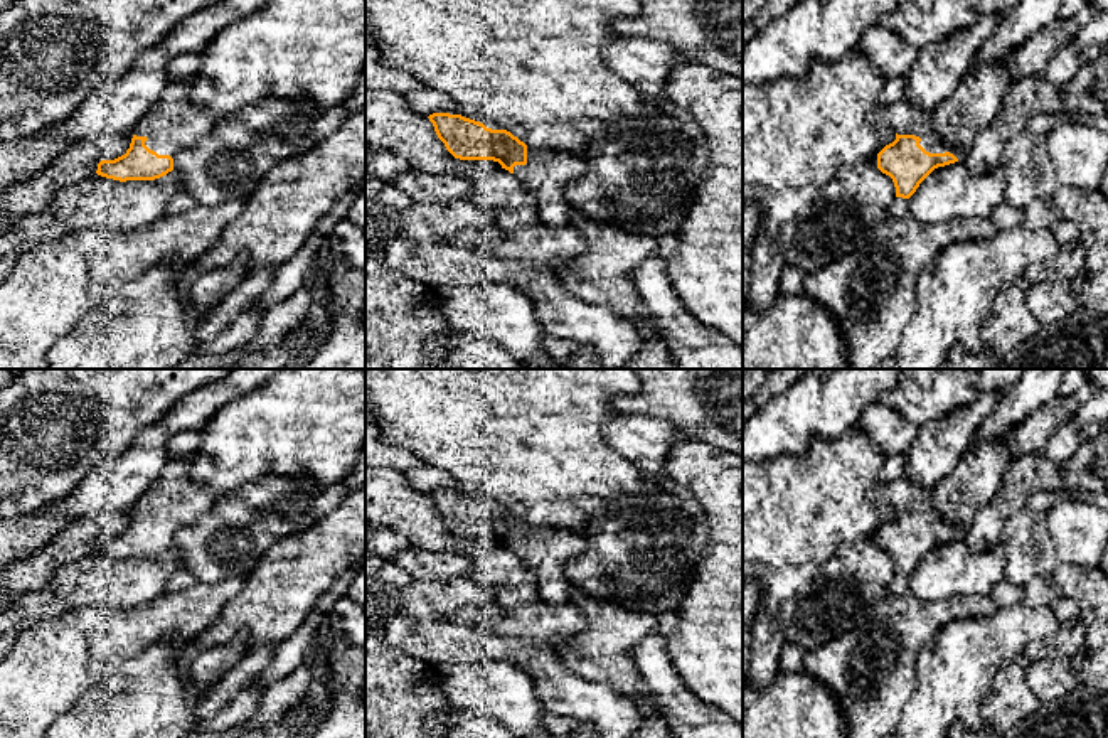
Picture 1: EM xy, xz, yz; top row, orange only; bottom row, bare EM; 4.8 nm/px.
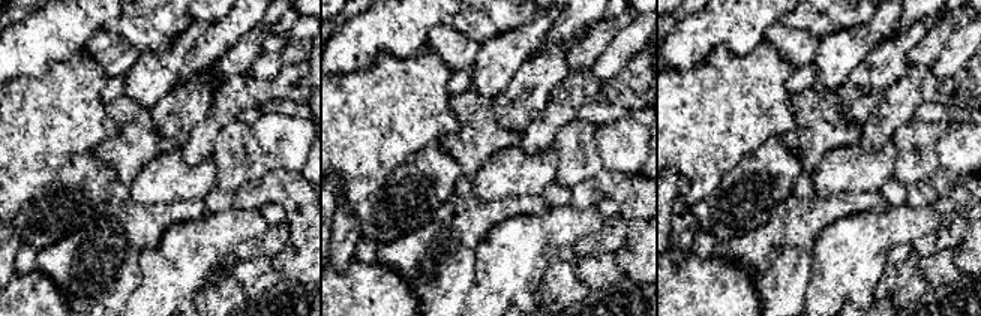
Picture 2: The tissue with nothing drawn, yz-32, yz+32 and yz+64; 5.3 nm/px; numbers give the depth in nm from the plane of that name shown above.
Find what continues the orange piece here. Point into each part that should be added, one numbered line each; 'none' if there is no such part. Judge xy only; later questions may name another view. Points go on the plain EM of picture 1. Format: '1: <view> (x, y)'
1: xy (175, 499)

